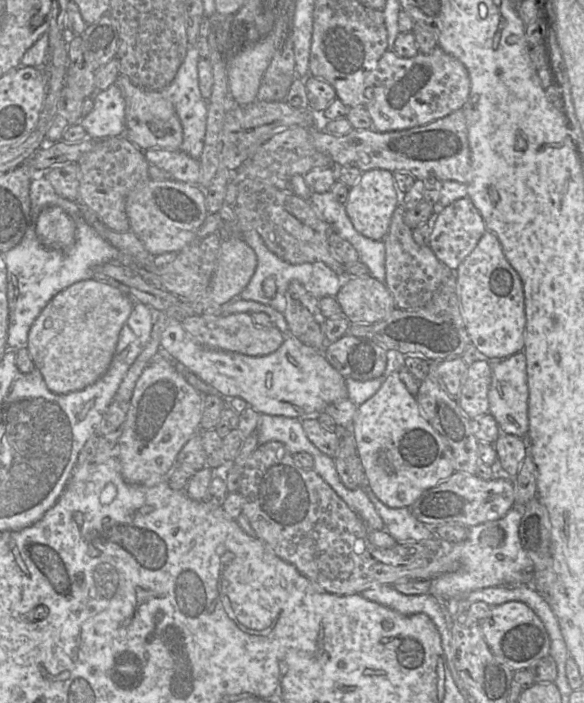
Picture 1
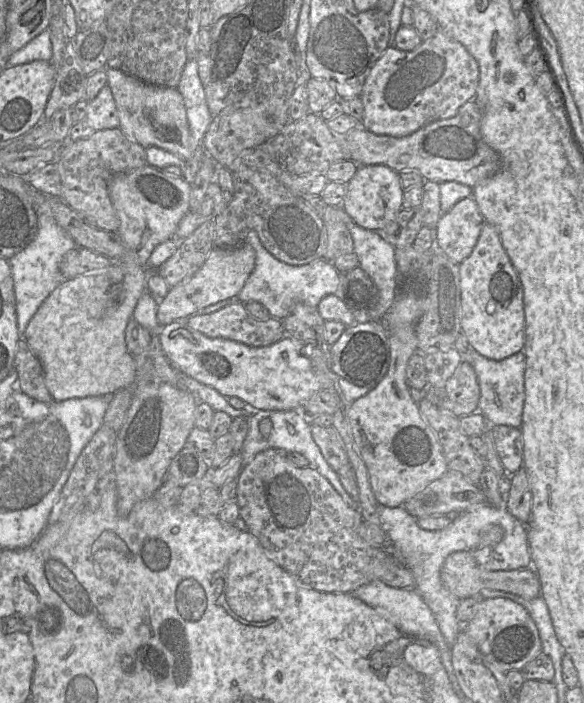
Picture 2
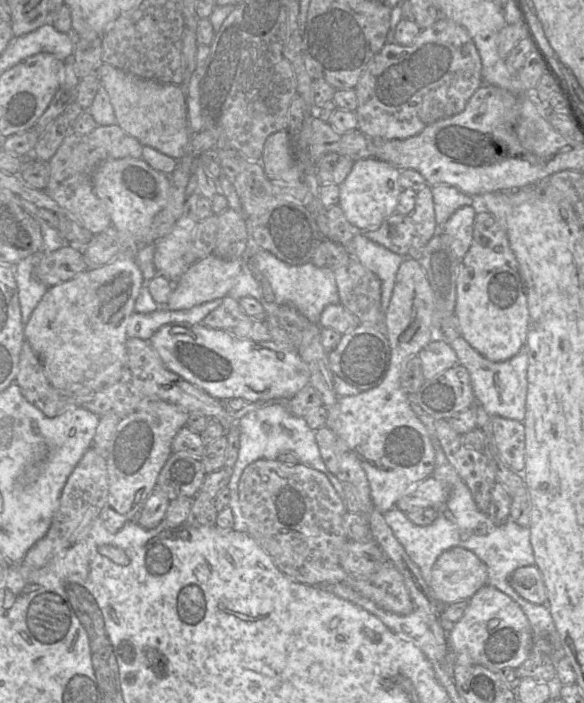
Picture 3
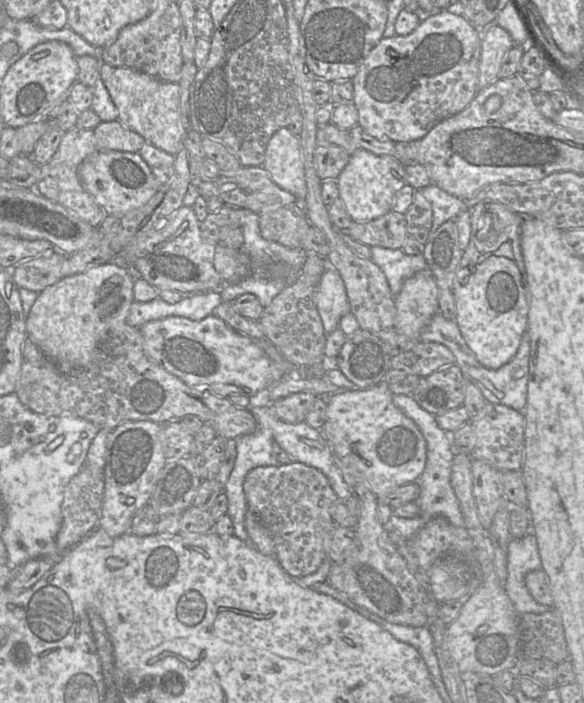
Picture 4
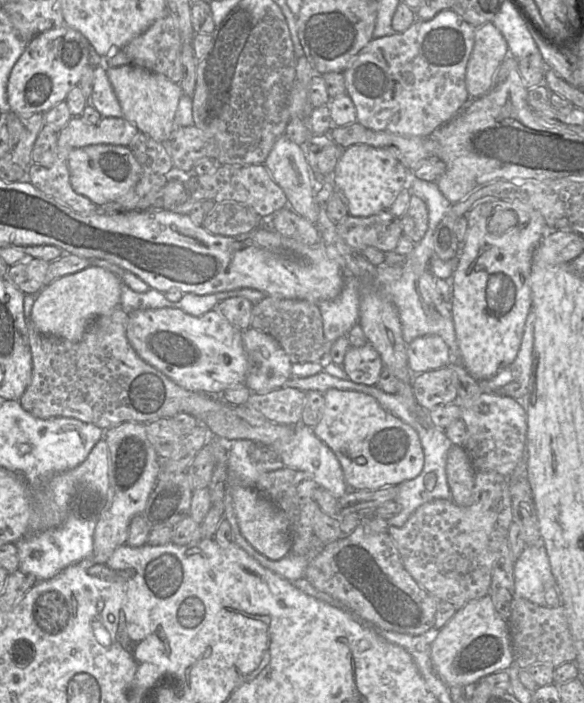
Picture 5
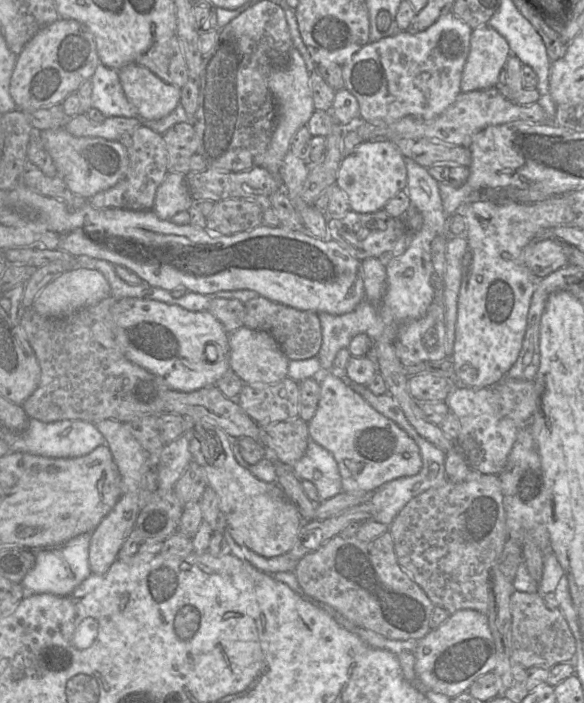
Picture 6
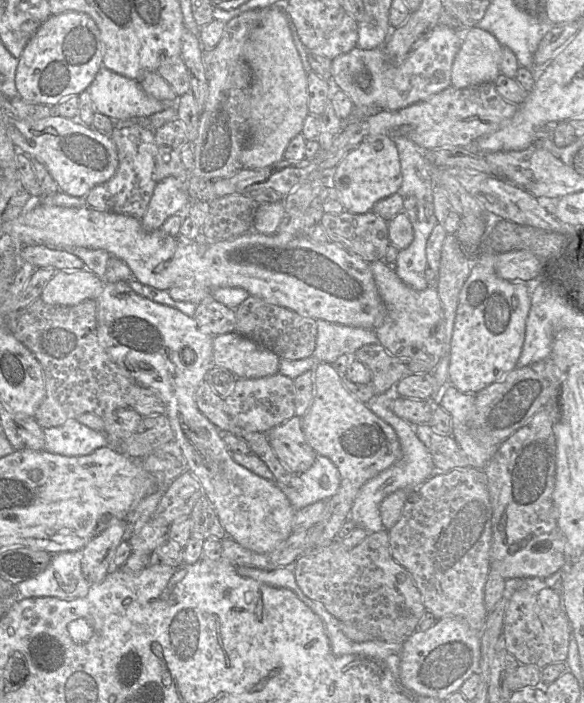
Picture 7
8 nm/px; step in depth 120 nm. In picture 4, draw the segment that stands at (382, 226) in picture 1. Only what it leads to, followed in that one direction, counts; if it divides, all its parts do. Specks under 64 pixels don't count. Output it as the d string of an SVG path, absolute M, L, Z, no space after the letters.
M358 149L350 155L349 161L336 179L339 199L354 222L368 222L389 211L397 193L406 185L405 165L390 155L375 155L365 149Z

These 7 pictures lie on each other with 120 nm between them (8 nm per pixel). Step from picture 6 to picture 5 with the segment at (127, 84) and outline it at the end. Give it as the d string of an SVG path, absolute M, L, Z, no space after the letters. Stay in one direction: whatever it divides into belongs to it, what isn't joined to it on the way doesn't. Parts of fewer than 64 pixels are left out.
M108 67L107 76L120 103L123 117L153 140L165 143L175 129L174 119L183 95L180 84L142 67Z

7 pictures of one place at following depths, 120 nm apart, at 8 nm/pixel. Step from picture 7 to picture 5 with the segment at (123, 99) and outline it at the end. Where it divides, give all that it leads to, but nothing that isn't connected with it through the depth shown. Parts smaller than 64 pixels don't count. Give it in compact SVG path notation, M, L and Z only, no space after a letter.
M106 65L94 68L94 87L89 104L101 114L102 118L122 118L123 112L107 76L107 68Z

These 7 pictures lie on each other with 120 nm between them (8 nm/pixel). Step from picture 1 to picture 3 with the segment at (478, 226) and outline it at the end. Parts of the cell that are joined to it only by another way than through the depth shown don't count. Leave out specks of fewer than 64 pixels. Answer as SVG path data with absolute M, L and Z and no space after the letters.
M477 205L463 206L457 209L443 226L438 227L438 232L450 237L450 248L459 260L462 260L471 246L478 209Z

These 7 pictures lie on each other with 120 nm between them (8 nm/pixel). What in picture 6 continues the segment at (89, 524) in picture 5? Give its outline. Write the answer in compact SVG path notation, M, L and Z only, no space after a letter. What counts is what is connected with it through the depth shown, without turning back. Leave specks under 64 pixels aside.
M83 533L59 545L34 549L35 565L20 582L25 593L67 595L75 590L92 573L89 566L90 537L91 533Z

